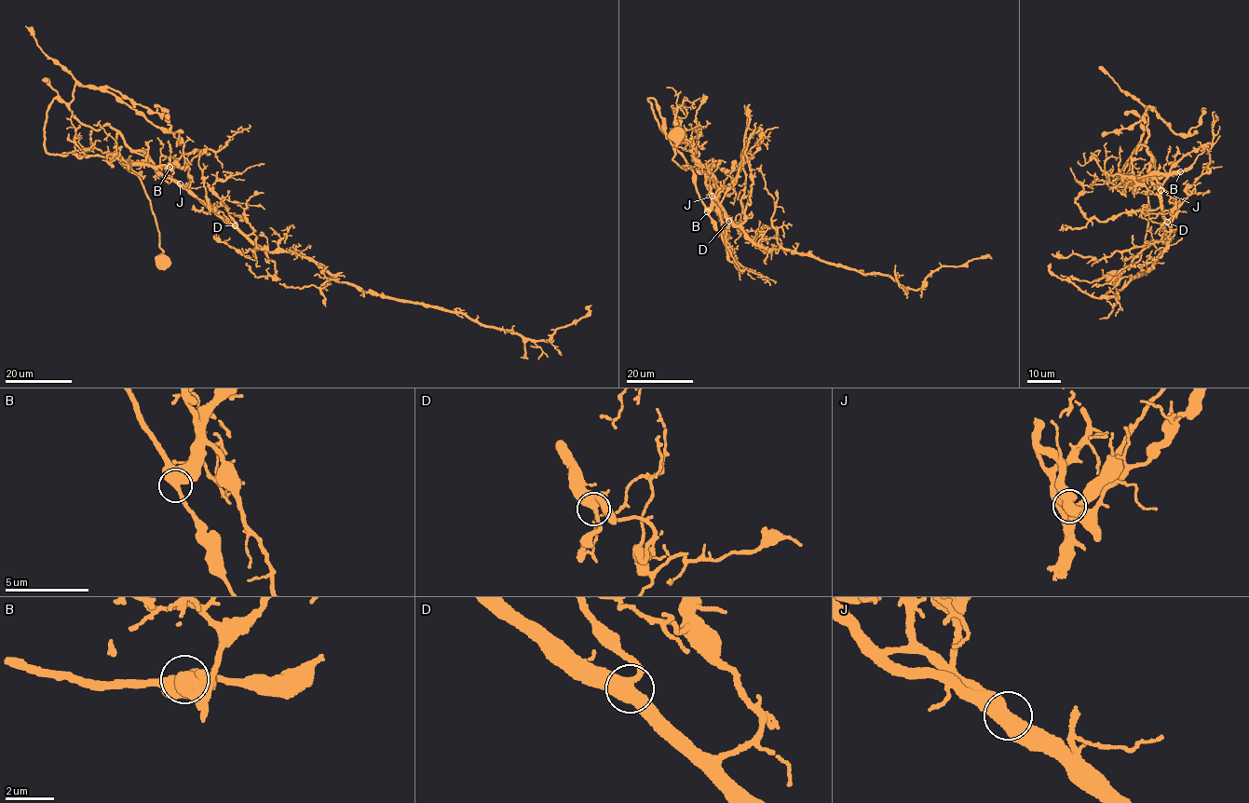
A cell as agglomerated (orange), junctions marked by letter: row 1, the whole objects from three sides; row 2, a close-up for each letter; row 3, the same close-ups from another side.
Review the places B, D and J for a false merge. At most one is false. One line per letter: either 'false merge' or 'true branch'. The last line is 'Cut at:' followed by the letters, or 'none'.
B: true branch
D: true branch
J: true branch
Cut at: none

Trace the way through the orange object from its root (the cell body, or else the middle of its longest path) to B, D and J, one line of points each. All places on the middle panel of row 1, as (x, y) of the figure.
B: (676, 134), (672, 159), (686, 170), (689, 166), (683, 166), (699, 164), (708, 176), (712, 201), (707, 211)
D: (676, 134), (672, 159), (685, 170), (689, 166), (683, 166), (699, 164), (705, 170), (728, 221)
J: (676, 134), (672, 159), (686, 170), (689, 166), (683, 166), (699, 164), (712, 196)

